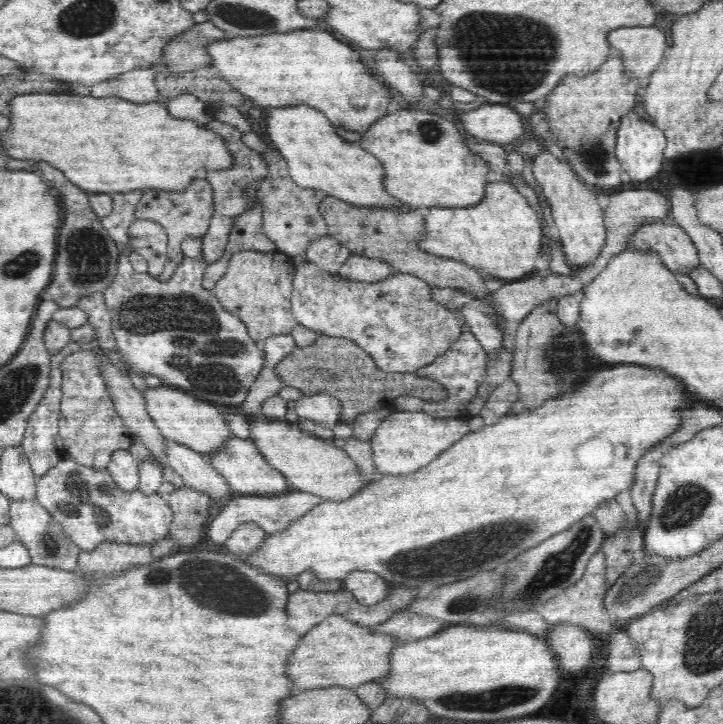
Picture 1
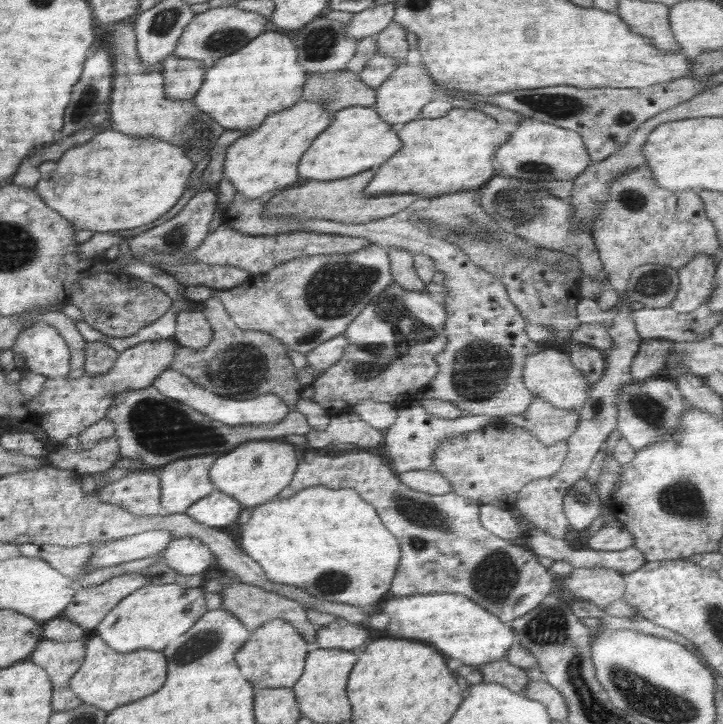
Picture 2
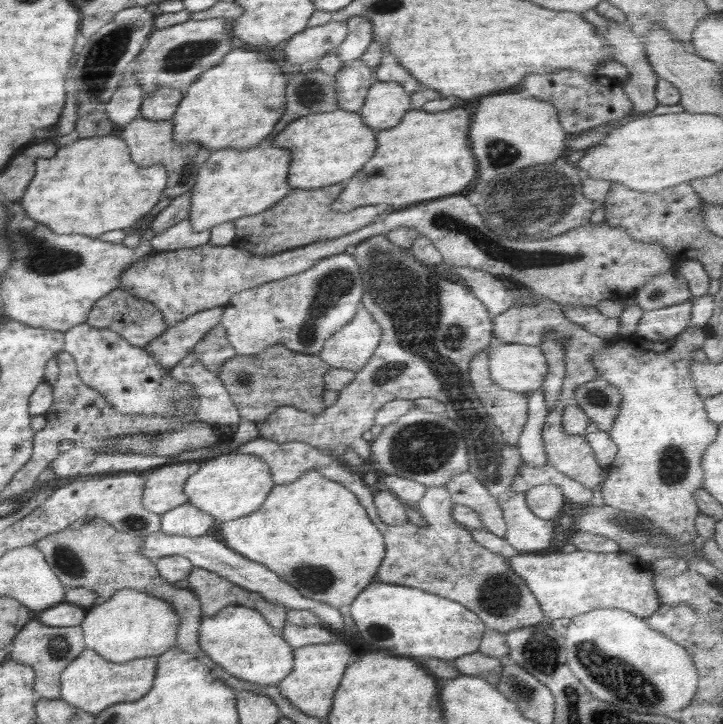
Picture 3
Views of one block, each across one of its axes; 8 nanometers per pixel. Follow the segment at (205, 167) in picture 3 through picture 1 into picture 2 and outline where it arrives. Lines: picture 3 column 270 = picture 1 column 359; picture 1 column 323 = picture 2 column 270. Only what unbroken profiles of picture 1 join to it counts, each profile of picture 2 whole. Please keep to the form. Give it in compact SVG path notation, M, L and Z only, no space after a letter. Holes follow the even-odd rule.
M325 98L319 100L299 99L287 110L268 115L258 128L247 130L226 152L223 177L228 177L236 192L258 199L274 189L286 188L300 177L297 171L300 159L312 142L334 120L333 112L323 108Z

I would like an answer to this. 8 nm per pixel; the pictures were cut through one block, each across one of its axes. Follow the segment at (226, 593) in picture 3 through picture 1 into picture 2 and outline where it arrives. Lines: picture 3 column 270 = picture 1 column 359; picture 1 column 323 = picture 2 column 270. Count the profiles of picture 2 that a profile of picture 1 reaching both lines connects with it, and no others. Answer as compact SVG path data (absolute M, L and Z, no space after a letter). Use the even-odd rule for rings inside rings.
M245 583L229 585L226 589L218 593L222 596L221 606L224 607L224 610L226 610L226 612L232 612L233 616L239 618L251 633L260 625L270 623L272 620L281 619L282 621L292 624L292 626L304 637L304 640L307 640L311 645L314 640L316 640L318 626L308 621L308 608L295 600Z

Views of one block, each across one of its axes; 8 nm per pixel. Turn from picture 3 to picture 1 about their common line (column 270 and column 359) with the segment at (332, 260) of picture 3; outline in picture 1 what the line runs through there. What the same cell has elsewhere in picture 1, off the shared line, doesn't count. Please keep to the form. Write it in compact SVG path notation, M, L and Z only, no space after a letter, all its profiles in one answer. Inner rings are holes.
M306 261L295 265L292 291L293 315L298 326L305 325L314 332L354 341L384 372L414 373L443 356L463 333L464 317L460 309L448 309L432 299L432 286L412 273L392 273L387 279L375 283L349 281L338 273L318 268Z

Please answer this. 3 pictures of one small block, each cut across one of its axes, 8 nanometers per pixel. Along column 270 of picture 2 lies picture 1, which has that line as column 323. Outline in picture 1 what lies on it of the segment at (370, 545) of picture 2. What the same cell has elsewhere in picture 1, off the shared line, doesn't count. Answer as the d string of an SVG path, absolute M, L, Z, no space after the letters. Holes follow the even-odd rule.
M630 363L616 364L598 371L592 375L581 387L574 392L554 400L546 400L542 406L534 410L525 410L518 414L506 414L496 424L485 425L479 431L465 434L458 442L441 452L430 464L423 466L417 471L405 475L382 475L382 478L368 483L361 488L359 493L351 496L351 499L343 501L323 500L304 516L293 520L287 529L267 535L263 545L256 552L248 556L240 556L242 563L258 570L260 573L276 576L284 582L296 581L297 576L307 571L314 571L320 581L344 580L350 572L375 572L390 587L417 588L417 596L426 598L435 588L445 586L460 580L476 576L477 573L499 570L514 557L520 556L520 552L528 551L528 548L536 546L542 540L569 529L572 524L581 521L586 515L593 513L602 503L614 500L615 496L622 491L629 490L634 482L633 474L642 454L656 446L670 433L677 431L680 424L679 414L688 403L688 395L684 393L685 385L680 386L674 374L670 374L663 368L646 368L646 366L634 366Z

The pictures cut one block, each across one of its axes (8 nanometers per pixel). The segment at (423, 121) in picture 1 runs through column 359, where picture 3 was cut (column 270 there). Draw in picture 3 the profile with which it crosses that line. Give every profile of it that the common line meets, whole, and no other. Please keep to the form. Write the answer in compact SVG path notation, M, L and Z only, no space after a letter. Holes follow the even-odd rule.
M334 110L302 116L288 124L272 142L265 143L292 151L288 185L292 189L317 189L346 182L376 153L377 132L368 127L358 111Z

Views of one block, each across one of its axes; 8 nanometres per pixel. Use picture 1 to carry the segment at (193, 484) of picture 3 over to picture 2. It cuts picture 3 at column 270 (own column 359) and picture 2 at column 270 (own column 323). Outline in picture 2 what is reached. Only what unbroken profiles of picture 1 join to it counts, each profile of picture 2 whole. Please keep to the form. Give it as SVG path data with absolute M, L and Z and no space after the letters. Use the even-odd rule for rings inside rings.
M282 439L246 442L216 458L208 475L216 490L238 499L243 508L256 507L274 499L290 484L297 472L299 451L302 449Z

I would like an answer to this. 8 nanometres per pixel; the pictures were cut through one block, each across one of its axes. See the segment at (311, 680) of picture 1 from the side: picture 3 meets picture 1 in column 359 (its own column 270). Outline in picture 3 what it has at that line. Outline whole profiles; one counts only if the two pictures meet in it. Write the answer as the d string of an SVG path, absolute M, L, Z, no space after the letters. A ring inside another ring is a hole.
M227 606L214 617L204 616L198 634L200 648L212 664L220 666L228 674L251 684L278 685L294 666L294 647L290 646L280 630L275 629L257 610L245 606Z

